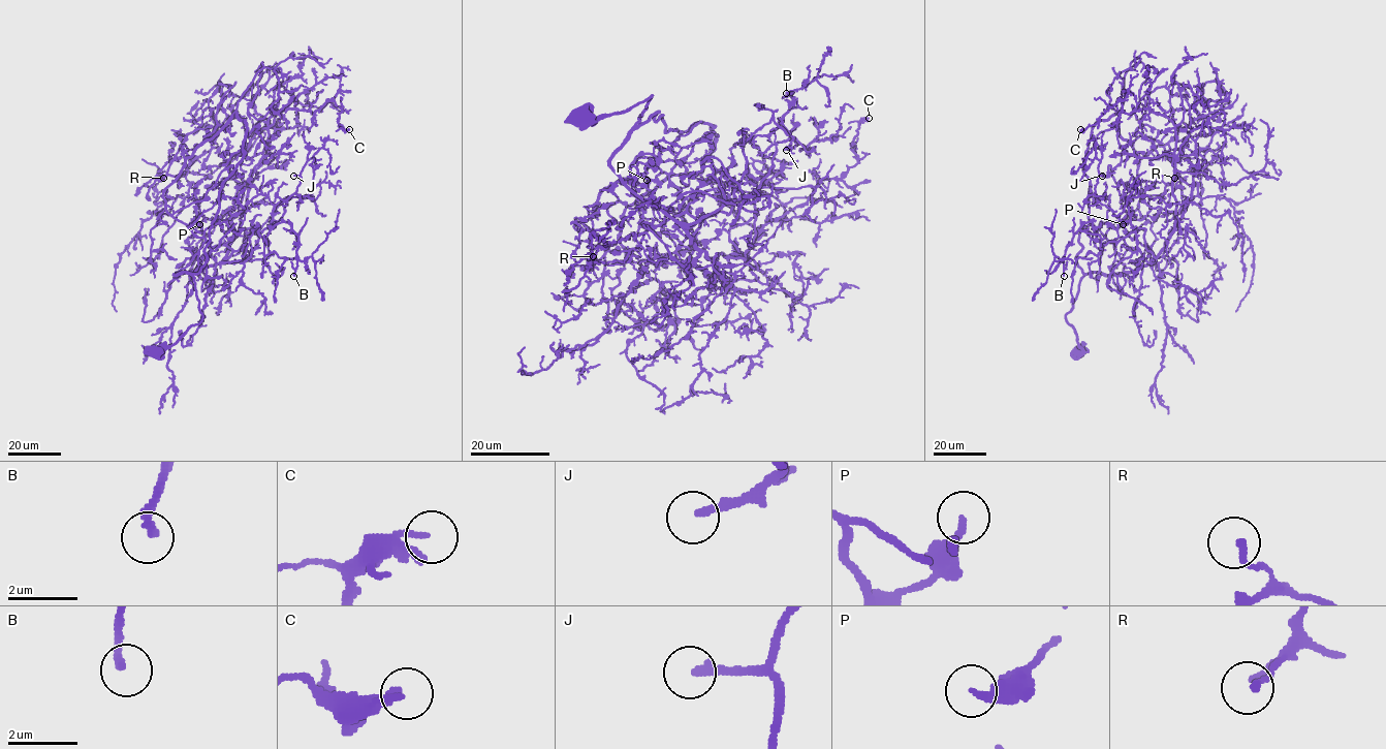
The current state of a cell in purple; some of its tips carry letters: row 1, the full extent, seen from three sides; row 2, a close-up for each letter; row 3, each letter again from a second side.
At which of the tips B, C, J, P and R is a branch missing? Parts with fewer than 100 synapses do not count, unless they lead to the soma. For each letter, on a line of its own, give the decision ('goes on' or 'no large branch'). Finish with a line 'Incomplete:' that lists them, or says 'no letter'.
B: no large branch
C: no large branch
J: no large branch
P: no large branch
R: no large branch
Incomplete: no letter

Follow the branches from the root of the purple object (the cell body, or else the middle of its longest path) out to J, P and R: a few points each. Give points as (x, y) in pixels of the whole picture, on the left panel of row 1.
J: (154, 352), (201, 319), (194, 278), (175, 275), (243, 259), (282, 217), (300, 183), (293, 176)
P: (154, 352), (201, 319), (194, 278), (175, 275), (185, 272), (206, 240), (188, 226), (199, 224)
R: (154, 352), (202, 317), (194, 278), (175, 275), (206, 240), (163, 197), (181, 146), (163, 178)

